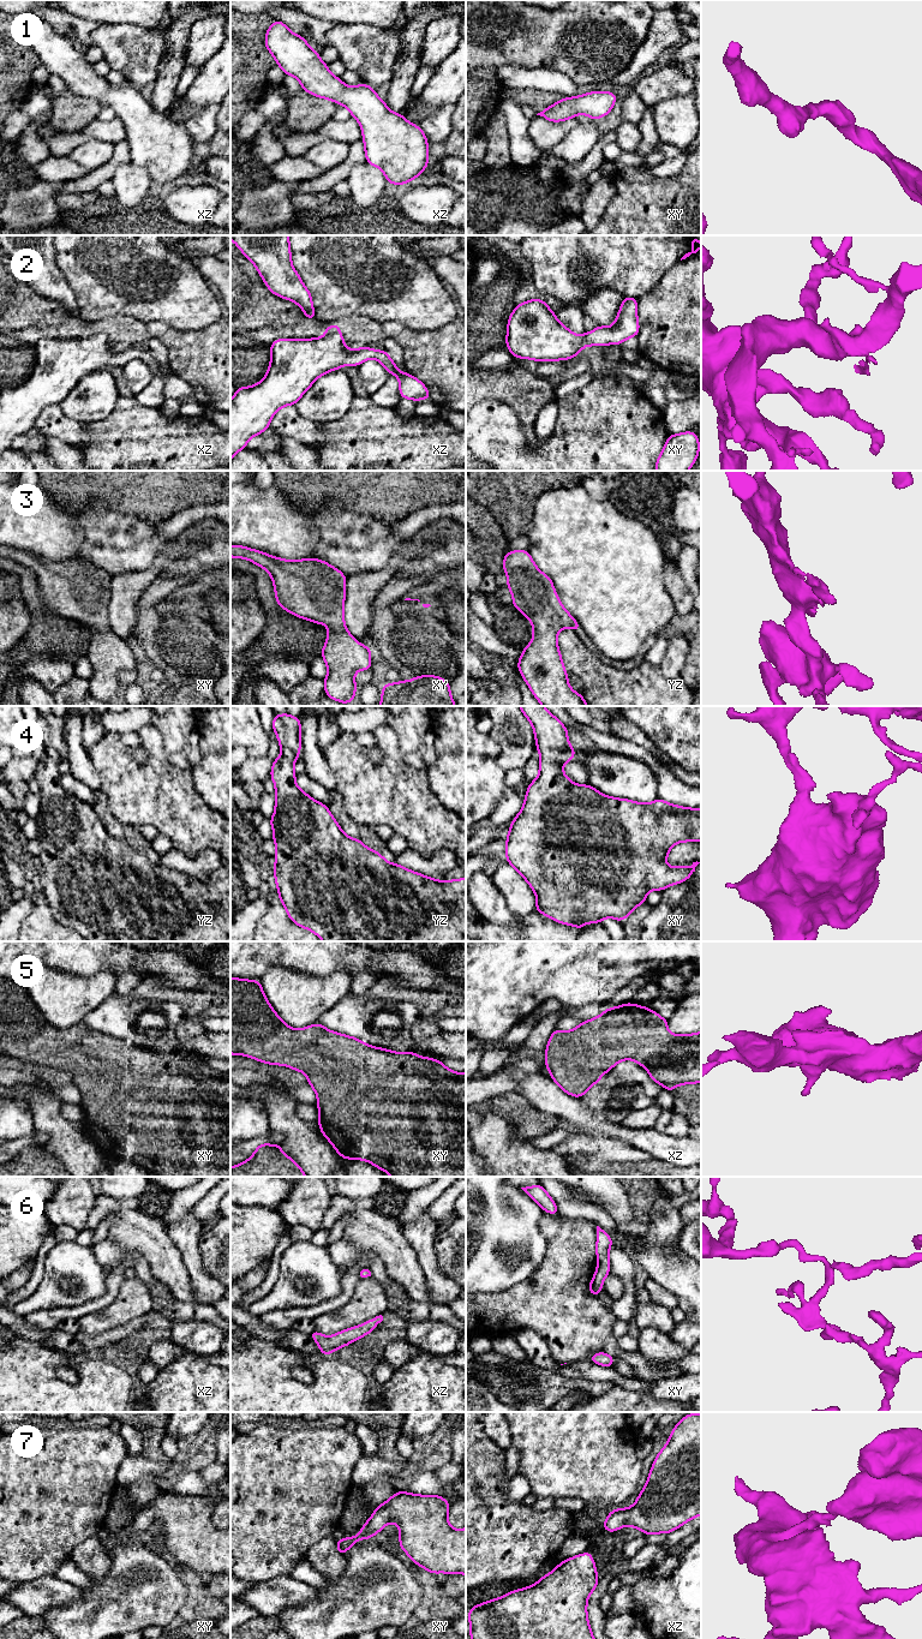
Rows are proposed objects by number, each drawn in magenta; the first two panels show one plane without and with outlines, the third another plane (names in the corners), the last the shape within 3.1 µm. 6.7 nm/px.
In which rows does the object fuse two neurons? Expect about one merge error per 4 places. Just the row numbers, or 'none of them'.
none of them

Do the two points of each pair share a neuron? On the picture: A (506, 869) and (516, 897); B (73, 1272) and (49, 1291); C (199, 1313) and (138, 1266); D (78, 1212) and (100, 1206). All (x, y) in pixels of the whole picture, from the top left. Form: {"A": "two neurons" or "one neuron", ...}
{"A": "one neuron", "B": "one neuron", "C": "one neuron", "D": "two neurons"}

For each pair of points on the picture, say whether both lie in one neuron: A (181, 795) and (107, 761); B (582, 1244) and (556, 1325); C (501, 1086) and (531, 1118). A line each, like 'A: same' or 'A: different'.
A: same
B: same
C: different

